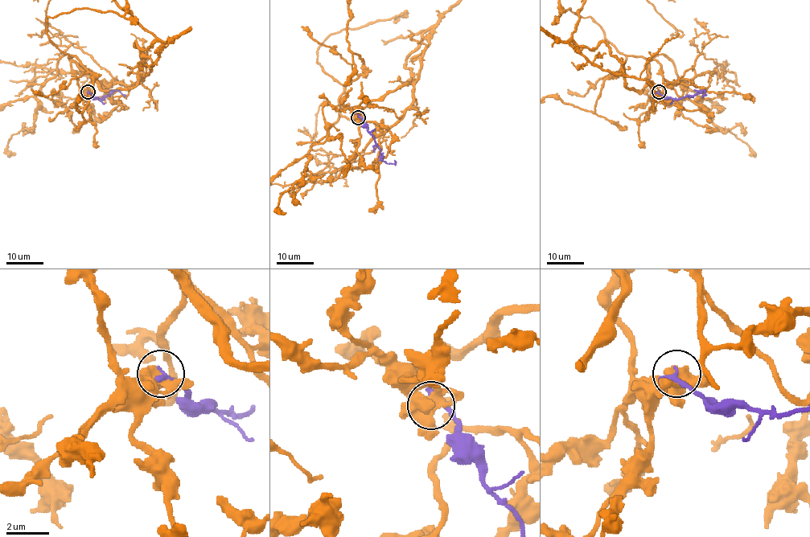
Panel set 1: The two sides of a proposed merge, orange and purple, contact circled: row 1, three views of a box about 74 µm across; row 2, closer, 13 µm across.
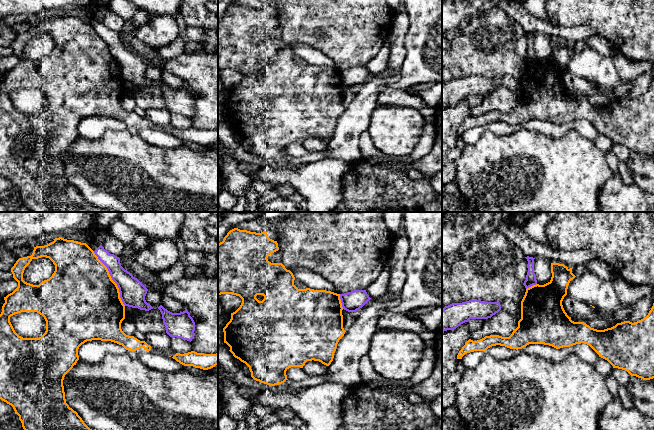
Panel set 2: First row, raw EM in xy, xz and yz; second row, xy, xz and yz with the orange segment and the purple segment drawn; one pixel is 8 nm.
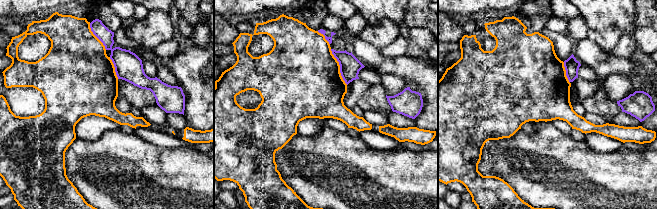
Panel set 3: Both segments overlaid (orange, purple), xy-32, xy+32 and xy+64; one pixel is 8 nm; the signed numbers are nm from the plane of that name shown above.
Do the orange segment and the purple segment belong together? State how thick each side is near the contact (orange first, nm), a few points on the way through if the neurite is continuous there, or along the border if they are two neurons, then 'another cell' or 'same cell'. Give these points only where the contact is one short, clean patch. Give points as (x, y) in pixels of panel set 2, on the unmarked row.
calibres 500 and 200 nm; another cell

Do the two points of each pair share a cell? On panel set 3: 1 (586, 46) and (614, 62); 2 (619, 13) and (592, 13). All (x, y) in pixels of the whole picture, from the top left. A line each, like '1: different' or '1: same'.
1: same
2: same

